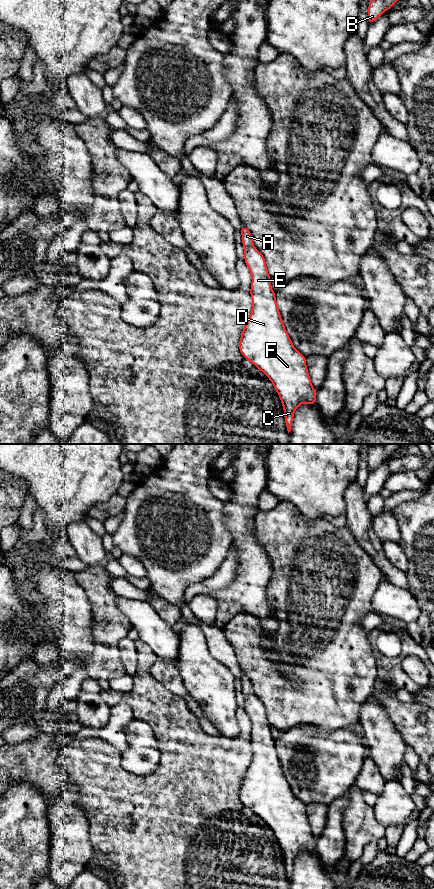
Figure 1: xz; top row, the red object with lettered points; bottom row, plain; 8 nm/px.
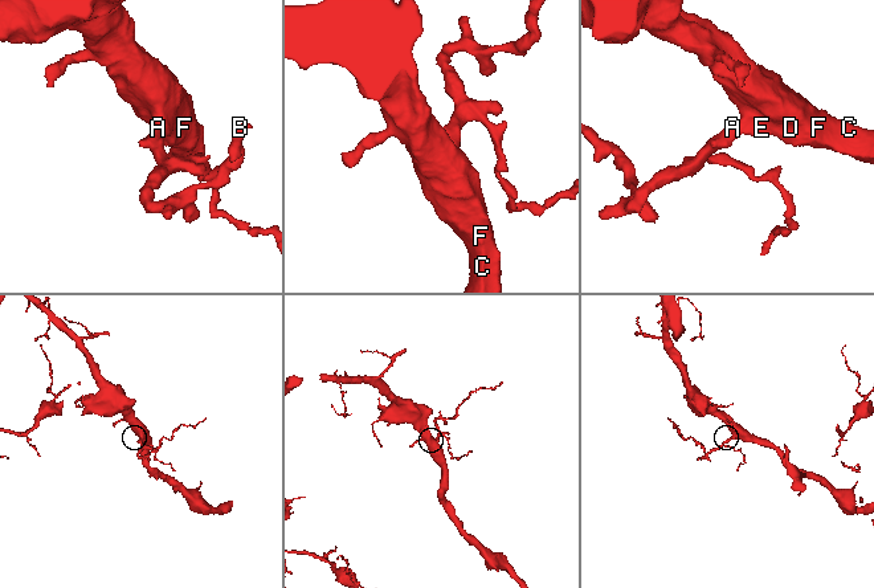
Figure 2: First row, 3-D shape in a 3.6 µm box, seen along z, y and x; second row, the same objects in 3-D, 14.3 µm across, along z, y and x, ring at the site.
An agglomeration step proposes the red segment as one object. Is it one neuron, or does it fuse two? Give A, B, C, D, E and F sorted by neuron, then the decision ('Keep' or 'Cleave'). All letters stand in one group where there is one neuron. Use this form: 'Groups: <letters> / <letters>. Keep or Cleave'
Groups: A B C D E F. Keep

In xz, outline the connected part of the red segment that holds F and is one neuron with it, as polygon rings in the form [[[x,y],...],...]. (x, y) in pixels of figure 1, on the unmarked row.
[[[242,673],[241,682],[244,709],[252,725],[252,759],[243,776],[239,797],[273,831],[283,853],[289,881],[294,859],[303,850],[315,852],[316,838],[311,832],[306,805],[294,796],[284,775],[266,709],[253,694],[250,678]]]

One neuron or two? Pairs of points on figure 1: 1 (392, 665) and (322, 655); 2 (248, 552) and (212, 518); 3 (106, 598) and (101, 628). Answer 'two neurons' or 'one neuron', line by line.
1: two neurons
2: two neurons
3: one neuron

